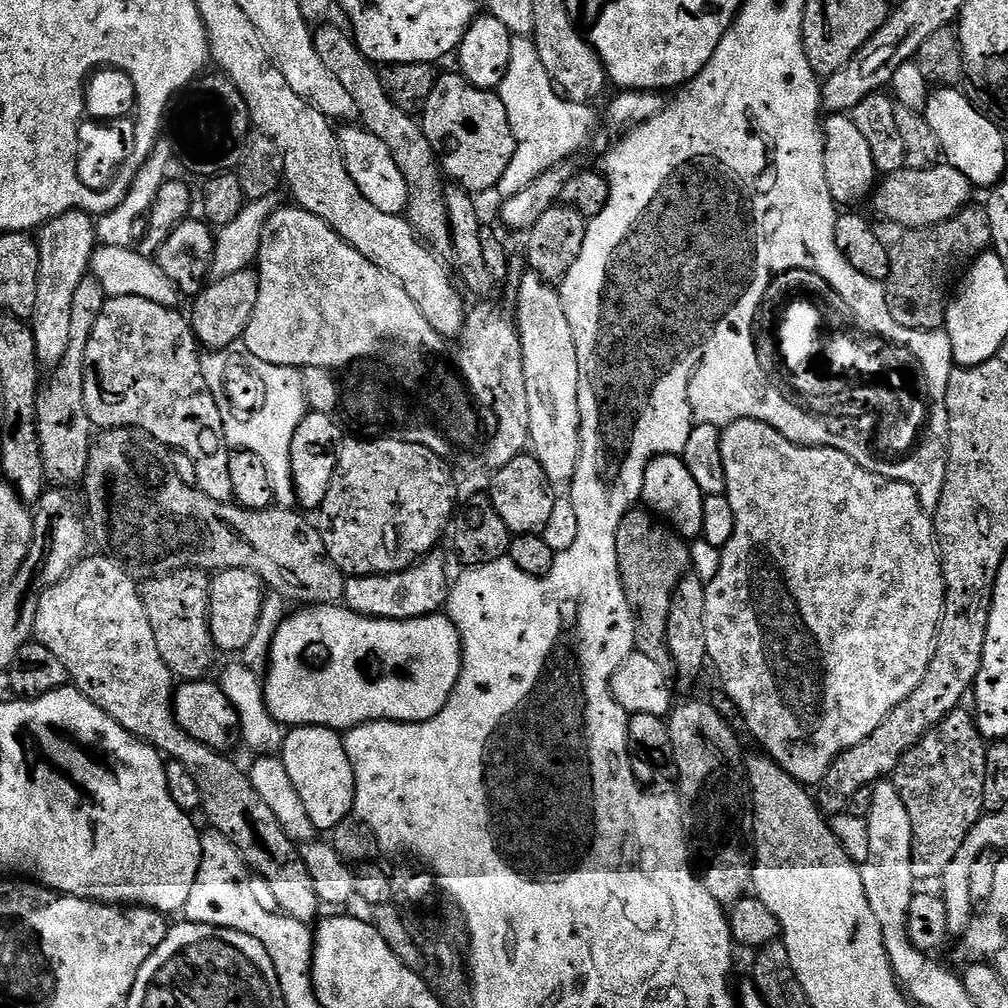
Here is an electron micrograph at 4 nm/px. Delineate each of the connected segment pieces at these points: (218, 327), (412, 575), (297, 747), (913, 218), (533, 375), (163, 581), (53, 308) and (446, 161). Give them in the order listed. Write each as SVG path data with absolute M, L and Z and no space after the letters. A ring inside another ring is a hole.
M250 268L209 283L193 301L195 312L191 313L190 323L197 341L210 352L224 350L239 343L253 317L259 289L259 273Z
M429 554L404 572L389 576L354 576L345 579L343 603L360 616L375 620L413 620L437 615L447 605L450 576L444 569L444 560L437 554Z
M313 724L293 727L284 737L282 759L286 766L286 774L290 774L290 782L294 782L299 807L304 807L304 812L308 815L307 823L315 828L317 833L331 833L332 829L353 815L356 803L356 783L352 759L346 754L344 741L337 729L319 728Z
M941 162L935 168L914 170L903 168L889 172L879 181L874 192L876 212L887 223L901 224L903 228L929 228L946 222L973 203L974 186L962 174L962 170L953 168L947 162Z
M526 272L518 284L518 318L516 324L521 335L523 346L523 370L529 390L527 405L530 406L529 441L533 453L547 476L554 484L571 481L576 472L577 460L580 457L581 411L578 410L578 354L574 344L574 334L562 309L559 291L533 272Z
M183 568L171 576L145 580L139 585L146 618L150 618L150 630L154 630L154 642L158 642L158 650L177 681L195 682L213 675L218 649L208 621L211 589L209 573L198 568Z
M67 212L45 224L38 232L40 266L38 268L38 302L30 327L41 365L58 366L70 346L70 318L74 290L89 275L91 258L96 252L96 220L87 212Z
M453 70L445 76L444 73L437 75L436 85L422 113L422 127L436 153L443 175L453 185L465 188L467 192L479 194L488 192L491 188L493 191L499 185L502 174L506 174L510 158L514 158L516 139L502 98L495 91L474 86L459 71Z

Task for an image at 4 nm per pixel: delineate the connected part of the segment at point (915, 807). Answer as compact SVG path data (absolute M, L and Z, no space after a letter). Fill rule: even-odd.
M957 710L934 726L900 759L894 783L912 827L912 873L917 881L939 881L971 828L984 812L988 748L973 713Z

